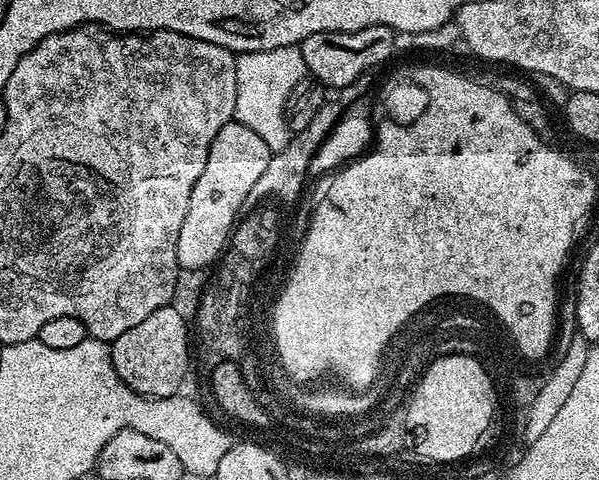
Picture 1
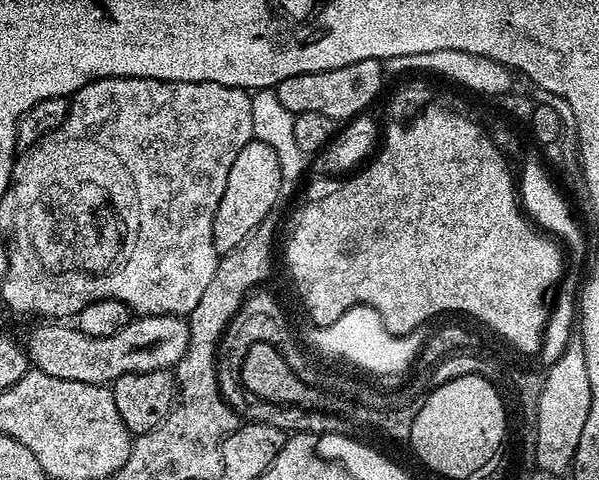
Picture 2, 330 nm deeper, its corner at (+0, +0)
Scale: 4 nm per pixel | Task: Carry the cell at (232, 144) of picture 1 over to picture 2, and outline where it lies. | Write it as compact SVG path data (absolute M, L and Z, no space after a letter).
M253 138L238 150L238 158L234 158L234 166L230 166L230 178L226 178L222 202L218 202L218 210L214 214L217 253L233 252L261 222L273 215L272 207L279 202L280 187L285 187L285 184L278 158L274 158L274 150L270 150L266 142Z

